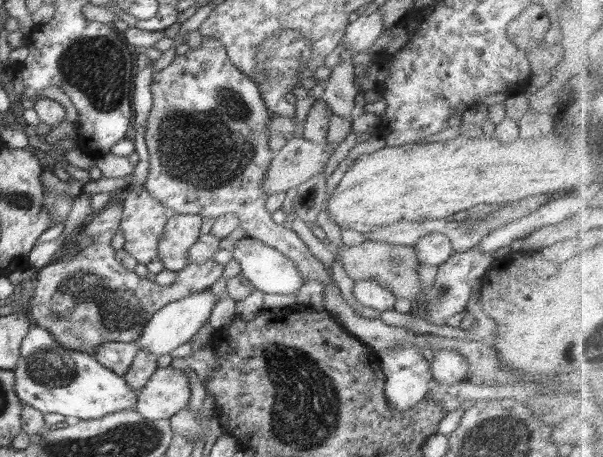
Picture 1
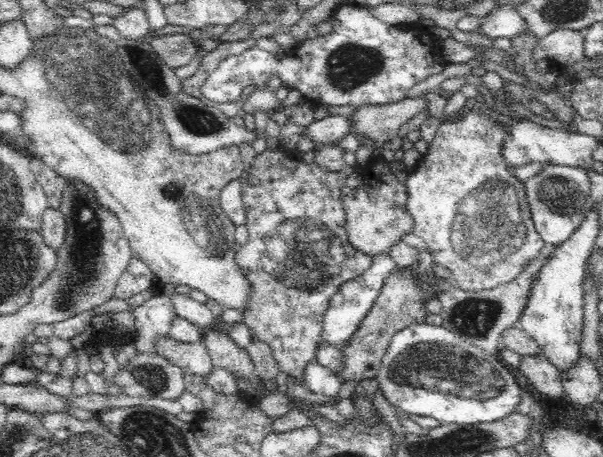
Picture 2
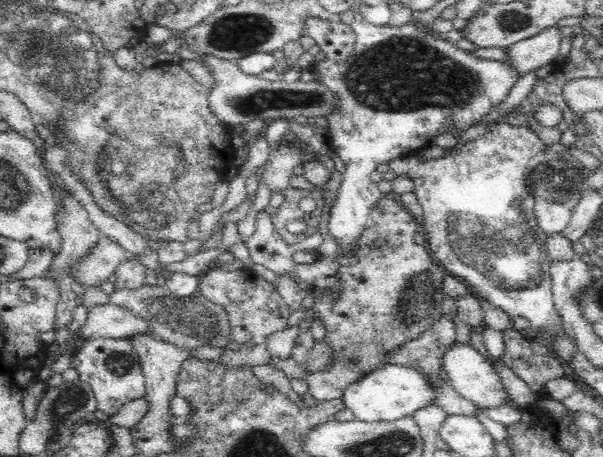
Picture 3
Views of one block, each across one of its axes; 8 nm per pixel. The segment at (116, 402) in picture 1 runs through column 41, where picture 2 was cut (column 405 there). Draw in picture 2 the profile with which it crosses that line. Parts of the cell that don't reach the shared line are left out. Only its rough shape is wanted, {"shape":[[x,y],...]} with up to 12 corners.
{"shape":[[442,326],[390,339],[376,376],[440,424],[516,413],[524,373]]}

